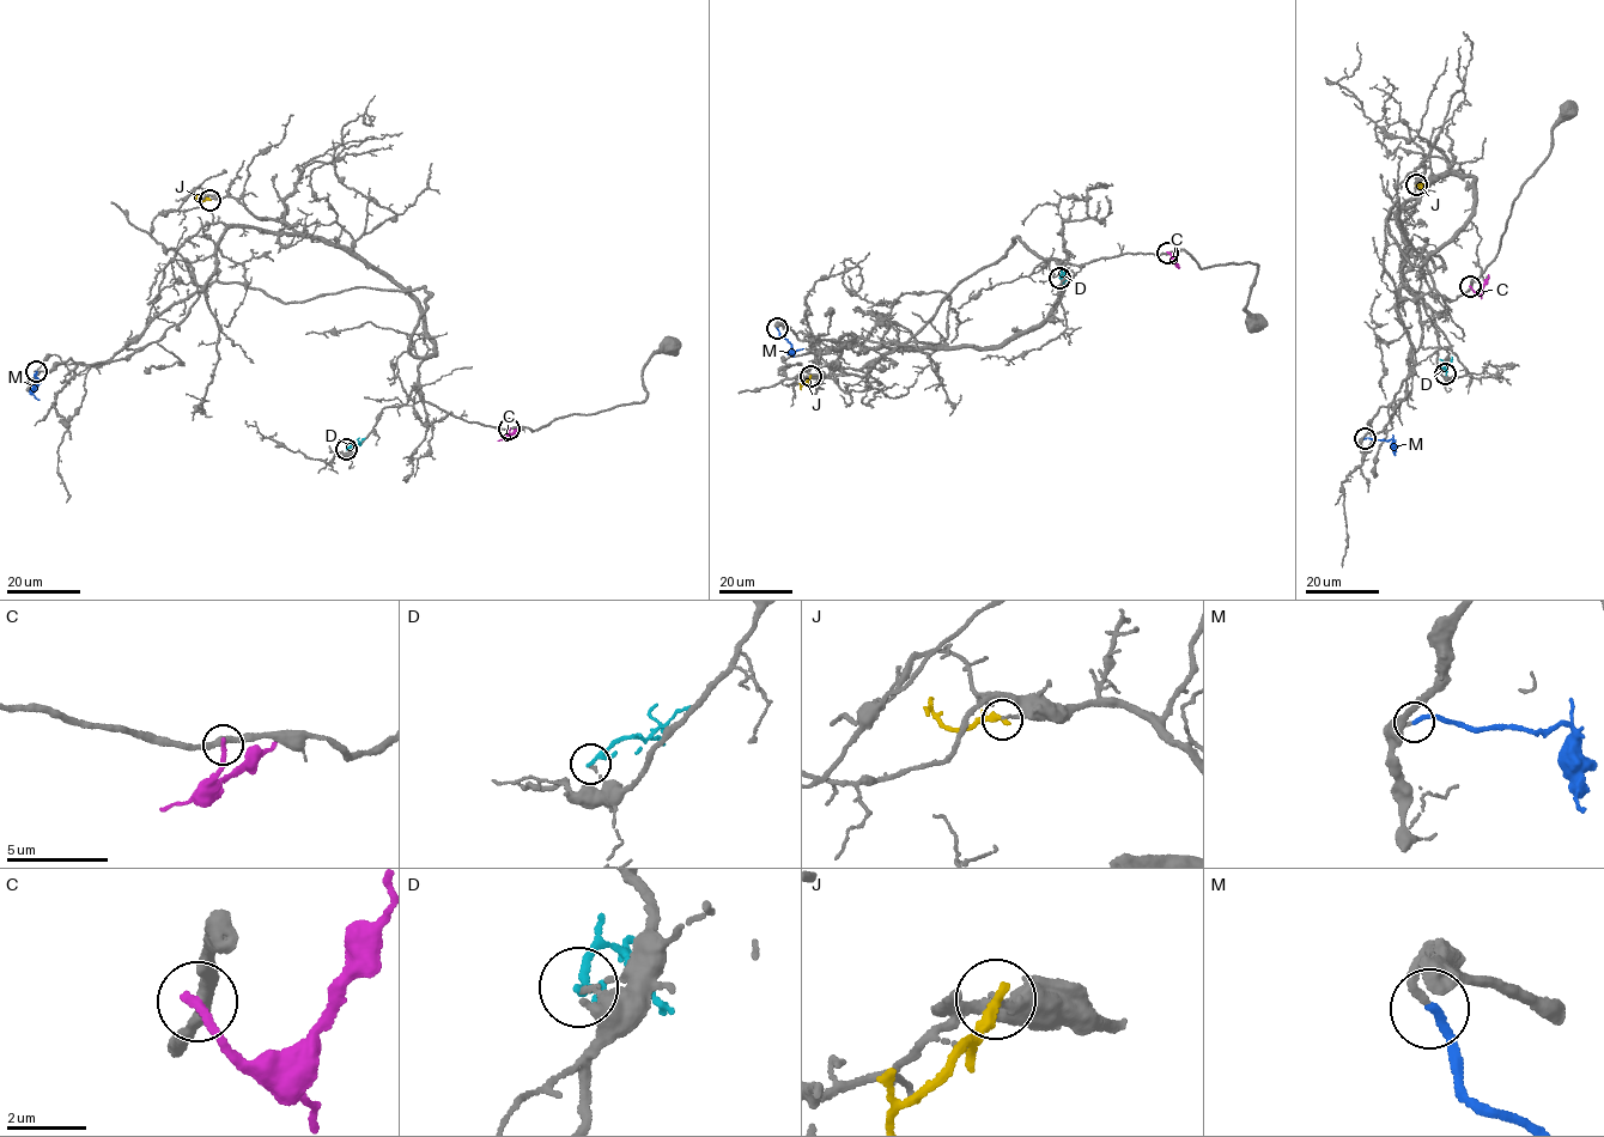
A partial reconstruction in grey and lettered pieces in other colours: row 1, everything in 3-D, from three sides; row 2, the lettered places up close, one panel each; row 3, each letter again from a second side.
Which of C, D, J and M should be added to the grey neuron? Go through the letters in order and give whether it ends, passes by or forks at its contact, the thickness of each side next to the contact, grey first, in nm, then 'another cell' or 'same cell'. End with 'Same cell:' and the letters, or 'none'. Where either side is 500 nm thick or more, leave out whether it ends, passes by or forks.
C: it ends there; 320 nm thick on the grey side, 240 nm on the other; another cell
D: it ends there; 110 nm thick on the grey side, 200 nm on the other; another cell
J: it ends there; 150 nm thick on the grey side, 280 nm on the other; another cell
M: it ends there; 200 nm thick on the grey side, 240 nm on the other; same cell
Same cell: M

